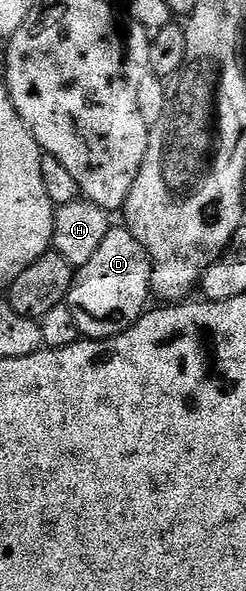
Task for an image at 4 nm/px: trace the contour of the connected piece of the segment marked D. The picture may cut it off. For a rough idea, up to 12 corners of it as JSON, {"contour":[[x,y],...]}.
{"contour":[[109,228],[66,304],[88,339],[126,332],[150,305],[151,265]]}

